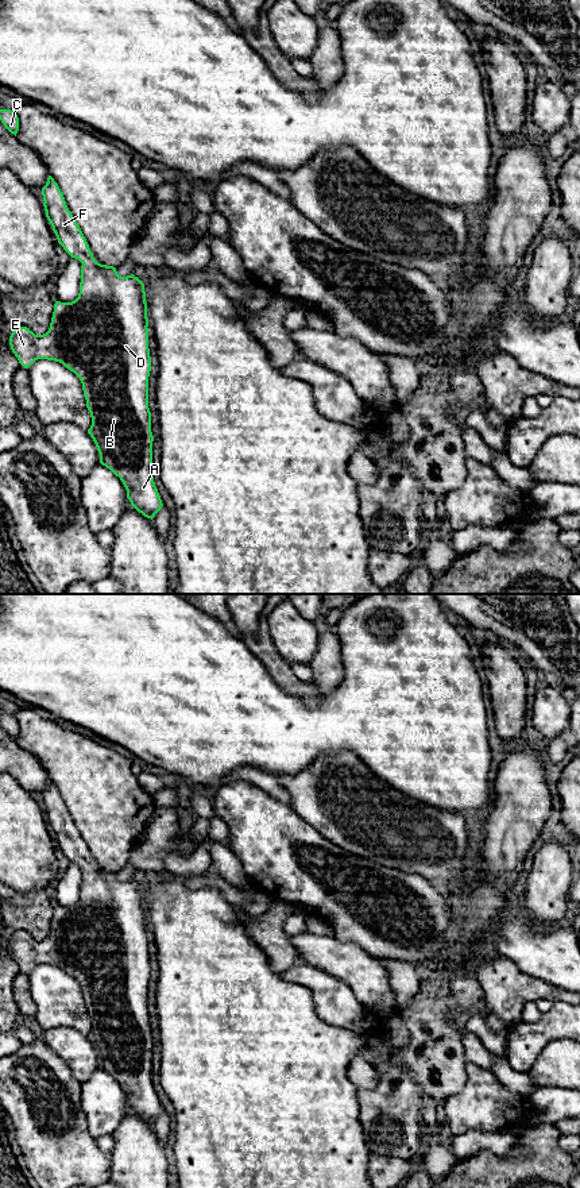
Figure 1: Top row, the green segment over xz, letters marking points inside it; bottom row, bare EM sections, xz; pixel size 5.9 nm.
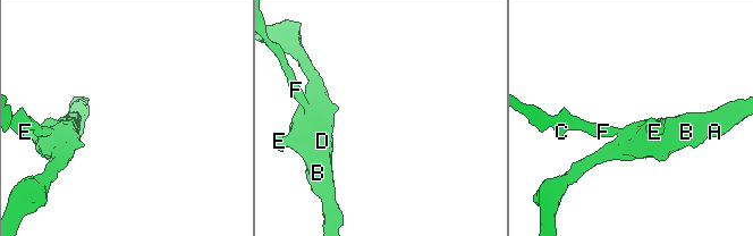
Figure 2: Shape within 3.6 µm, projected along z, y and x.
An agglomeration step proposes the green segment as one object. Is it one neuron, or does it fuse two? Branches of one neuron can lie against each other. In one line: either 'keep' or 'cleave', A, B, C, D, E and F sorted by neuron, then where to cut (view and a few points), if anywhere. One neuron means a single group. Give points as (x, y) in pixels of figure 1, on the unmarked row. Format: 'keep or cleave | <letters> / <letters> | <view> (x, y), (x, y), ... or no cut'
keep | A B C D E F | no cut

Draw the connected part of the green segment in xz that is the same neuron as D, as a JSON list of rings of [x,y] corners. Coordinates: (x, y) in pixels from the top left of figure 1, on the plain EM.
[[[49,780],[46,790],[42,792],[42,801],[43,801],[43,811],[46,815],[46,822],[50,826],[53,836],[58,844],[58,848],[63,852],[63,855],[71,861],[78,864],[82,871],[81,871],[81,887],[80,887],[80,898],[78,902],[71,906],[71,907],[61,907],[57,906],[54,909],[54,917],[50,927],[50,933],[46,938],[43,940],[35,940],[32,936],[30,936],[27,932],[16,932],[11,941],[9,941],[9,950],[15,961],[18,963],[19,968],[24,972],[28,973],[35,965],[38,964],[47,964],[47,965],[55,965],[62,968],[66,973],[73,976],[81,986],[82,988],[82,995],[84,995],[84,1002],[86,1004],[86,1012],[90,1018],[92,1022],[92,1030],[88,1034],[88,1038],[93,1044],[97,1056],[100,1058],[100,1068],[109,1073],[116,1081],[120,1083],[123,1087],[125,1095],[127,1095],[127,1103],[129,1104],[131,1110],[142,1118],[147,1123],[154,1123],[155,1119],[162,1114],[163,1108],[161,1104],[161,1100],[158,1098],[158,1094],[154,1087],[152,1081],[152,1046],[154,1041],[151,1037],[151,1017],[148,1012],[148,981],[151,976],[151,961],[150,961],[150,953],[148,953],[148,922],[147,922],[147,907],[146,907],[146,896],[144,896],[144,888],[135,882],[134,879],[121,882],[117,879],[116,872],[113,871],[107,871],[98,868],[93,863],[93,857],[89,853],[89,849],[77,829],[76,824],[73,822],[71,817],[69,815],[63,798],[61,796],[58,788],[54,786],[51,780]]]

